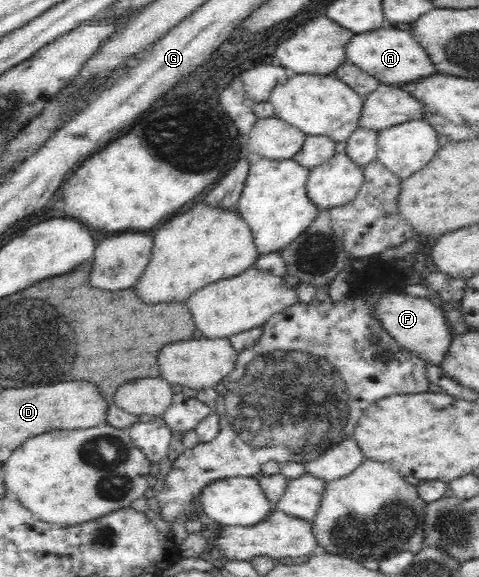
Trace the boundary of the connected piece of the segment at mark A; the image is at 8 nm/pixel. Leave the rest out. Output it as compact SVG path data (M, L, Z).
M393 26L387 29L381 27L363 34L354 33L346 46L345 54L347 61L361 67L383 85L400 87L437 73L429 55L421 48L413 35L407 30Z

